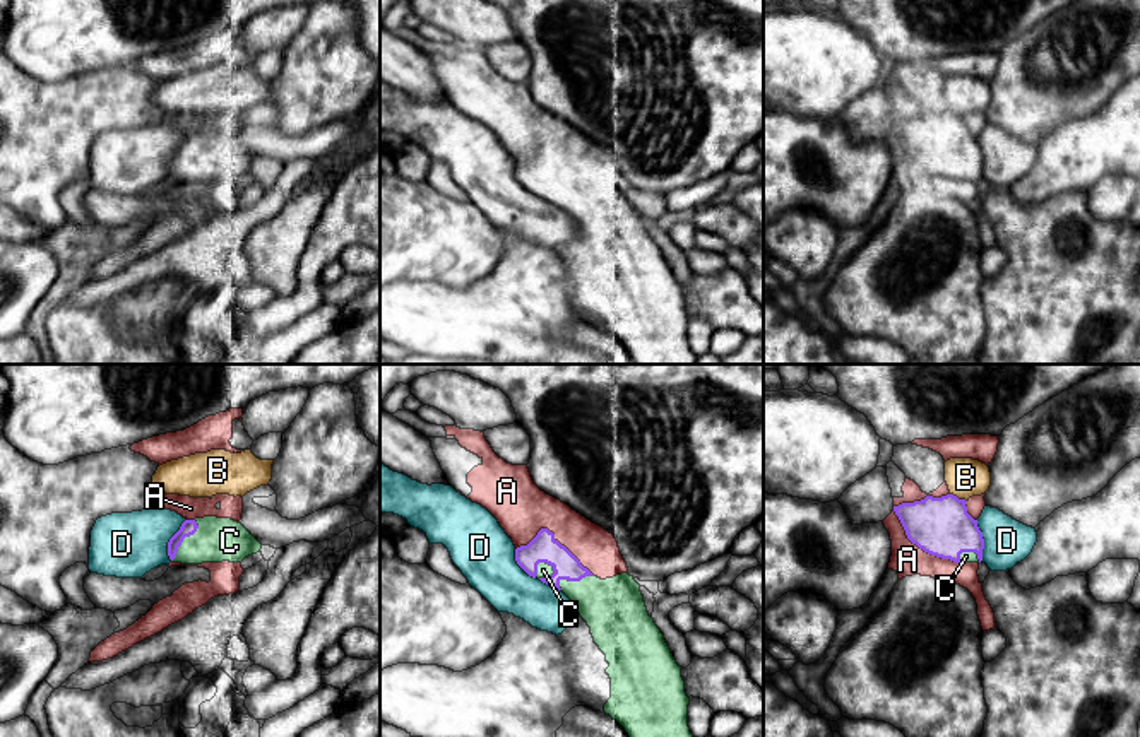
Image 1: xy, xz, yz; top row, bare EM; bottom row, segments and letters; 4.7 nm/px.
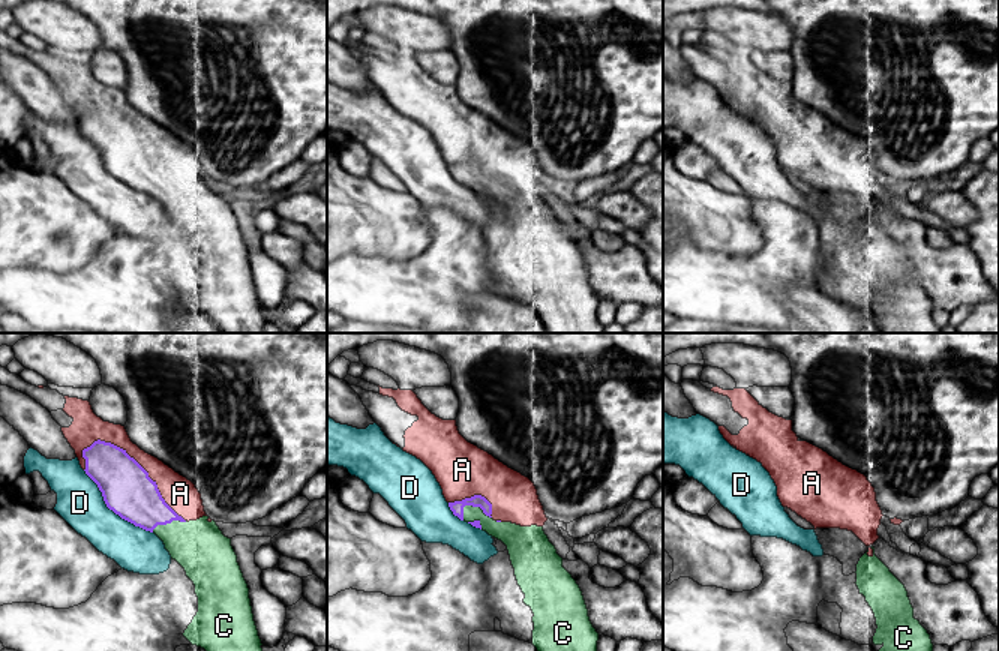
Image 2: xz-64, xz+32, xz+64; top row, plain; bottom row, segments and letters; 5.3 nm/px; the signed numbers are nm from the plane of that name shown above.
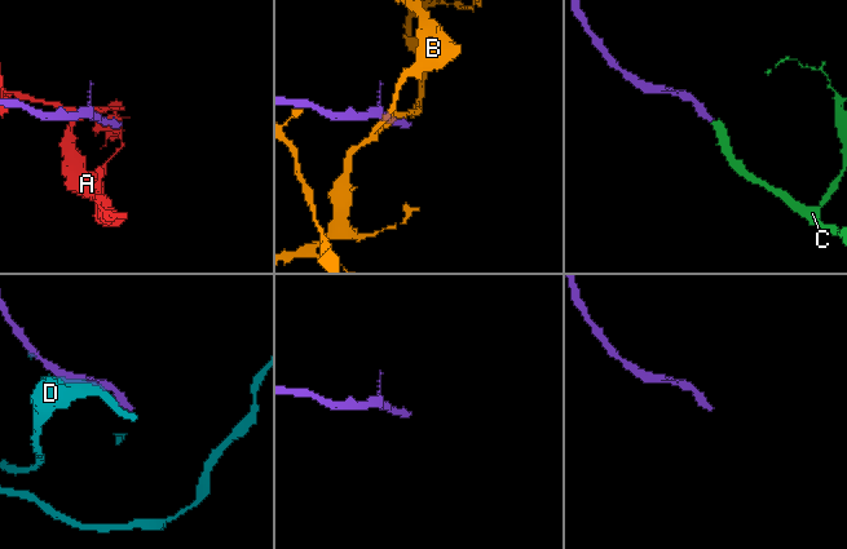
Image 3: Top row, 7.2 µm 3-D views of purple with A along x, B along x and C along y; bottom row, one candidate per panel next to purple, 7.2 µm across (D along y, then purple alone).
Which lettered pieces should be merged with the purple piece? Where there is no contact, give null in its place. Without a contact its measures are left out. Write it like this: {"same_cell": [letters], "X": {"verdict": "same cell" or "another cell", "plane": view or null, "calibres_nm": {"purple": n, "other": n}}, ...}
{"same_cell": ["C"], "A": {"verdict": "another cell", "plane": "xz", "calibres_nm": {"purple": 140, "other": 260}}, "B": {"verdict": "another cell", "plane": "yz", "calibres_nm": {"purple": 280, "other": 190}}, "C": {"verdict": "same cell", "plane": "xz", "calibres_nm": {"purple": 140, "other": 60}}, "D": {"verdict": "another cell", "plane": "xy", "calibres_nm": {"purple": 80, "other": 300}}}

